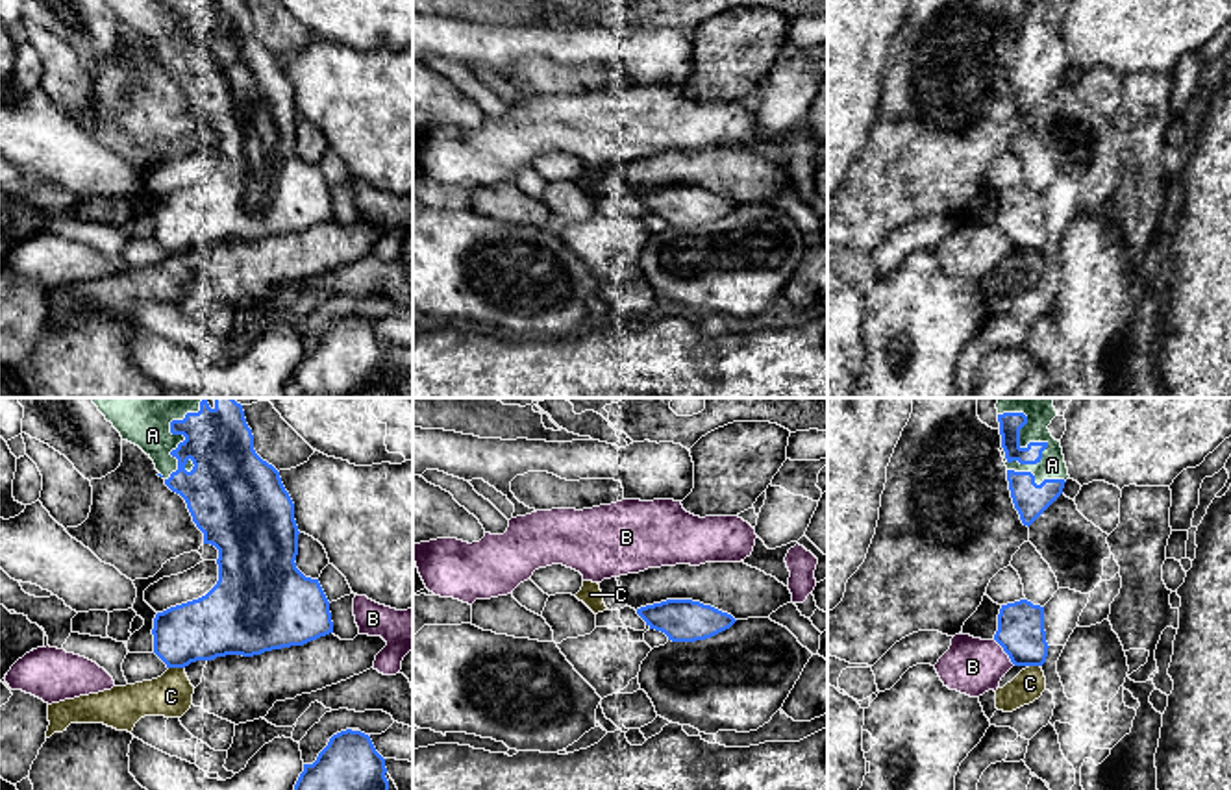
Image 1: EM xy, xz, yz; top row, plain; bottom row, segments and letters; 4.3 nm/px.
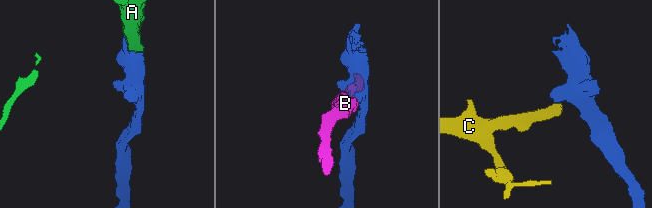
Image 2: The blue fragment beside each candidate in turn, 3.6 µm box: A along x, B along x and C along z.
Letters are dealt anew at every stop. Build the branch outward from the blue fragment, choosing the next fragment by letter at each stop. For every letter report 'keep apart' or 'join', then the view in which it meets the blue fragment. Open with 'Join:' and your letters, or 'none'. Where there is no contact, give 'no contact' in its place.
Join: A
A: join; meets blue in yz
B: keep apart; meets blue in yz
C: keep apart; meets blue in xy

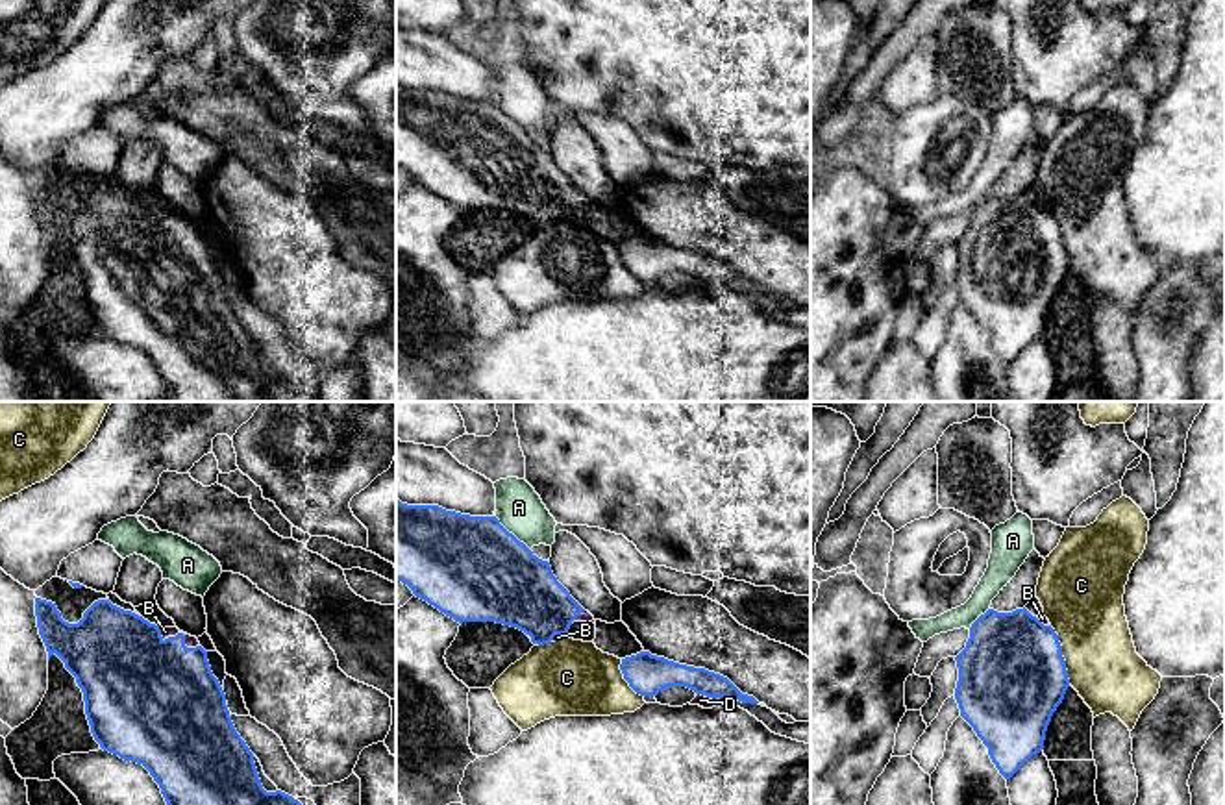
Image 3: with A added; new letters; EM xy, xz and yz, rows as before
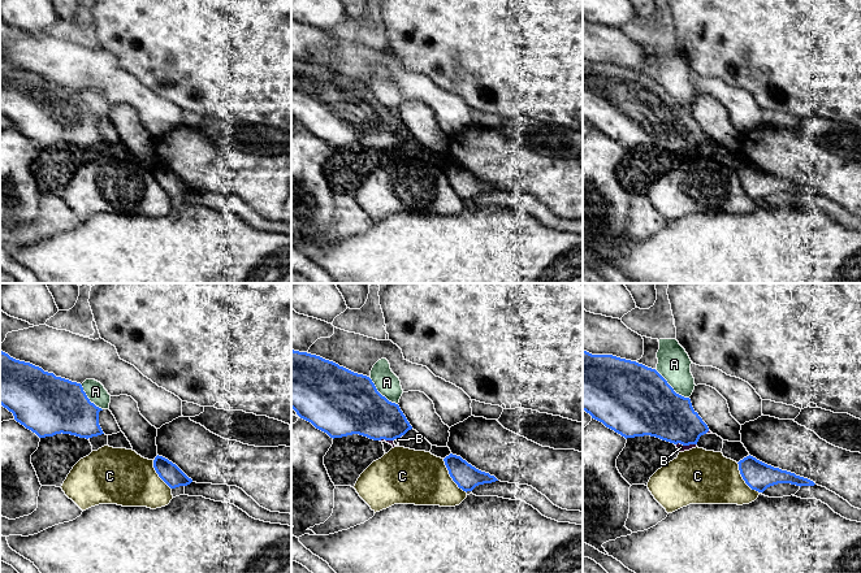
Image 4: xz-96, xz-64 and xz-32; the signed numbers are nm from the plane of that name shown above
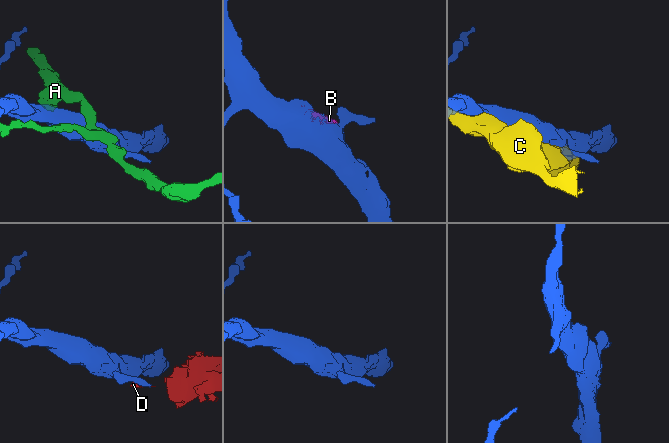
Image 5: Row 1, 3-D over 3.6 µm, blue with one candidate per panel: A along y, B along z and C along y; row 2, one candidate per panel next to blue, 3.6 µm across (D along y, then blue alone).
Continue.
Join: B
A: keep apart; meets blue in xz
B: join; meets blue in xy
C: keep apart; meets blue in yz
D: keep apart; meets blue in xz

